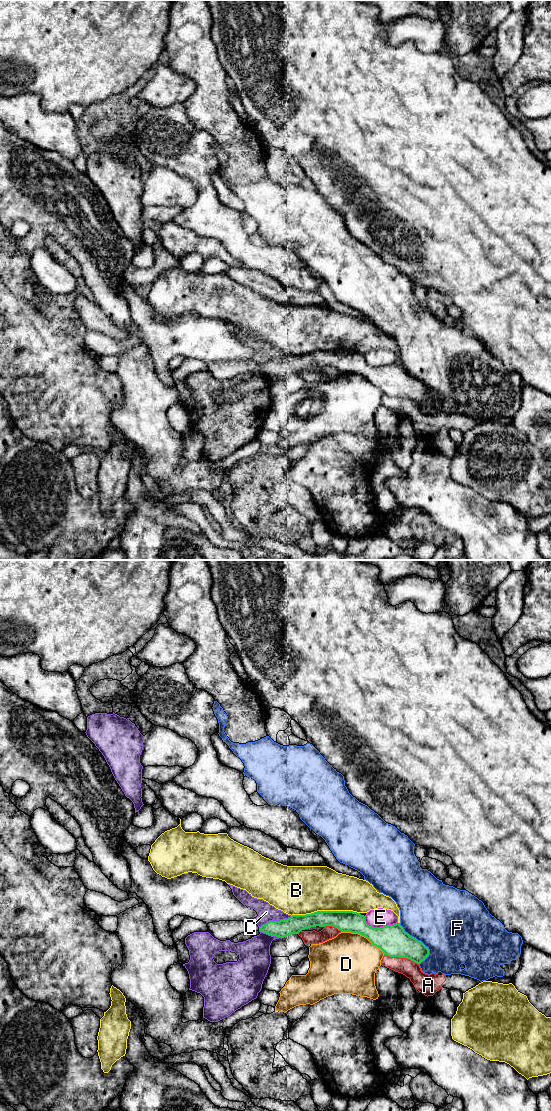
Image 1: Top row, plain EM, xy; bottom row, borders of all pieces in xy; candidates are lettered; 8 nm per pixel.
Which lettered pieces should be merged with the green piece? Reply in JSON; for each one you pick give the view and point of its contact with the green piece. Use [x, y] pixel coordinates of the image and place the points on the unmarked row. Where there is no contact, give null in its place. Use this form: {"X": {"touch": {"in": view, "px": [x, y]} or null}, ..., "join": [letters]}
{"join": []}

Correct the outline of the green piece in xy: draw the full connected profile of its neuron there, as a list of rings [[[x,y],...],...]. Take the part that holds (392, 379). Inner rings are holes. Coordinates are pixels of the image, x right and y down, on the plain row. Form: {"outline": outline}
{"outline": [[[317,351],[292,355],[288,359],[269,361],[259,367],[259,371],[283,378],[316,366],[333,366],[341,372],[358,373],[389,397],[407,398],[420,404],[429,395],[428,387],[406,373],[400,363],[374,368],[366,363],[364,355],[353,351]]]}

